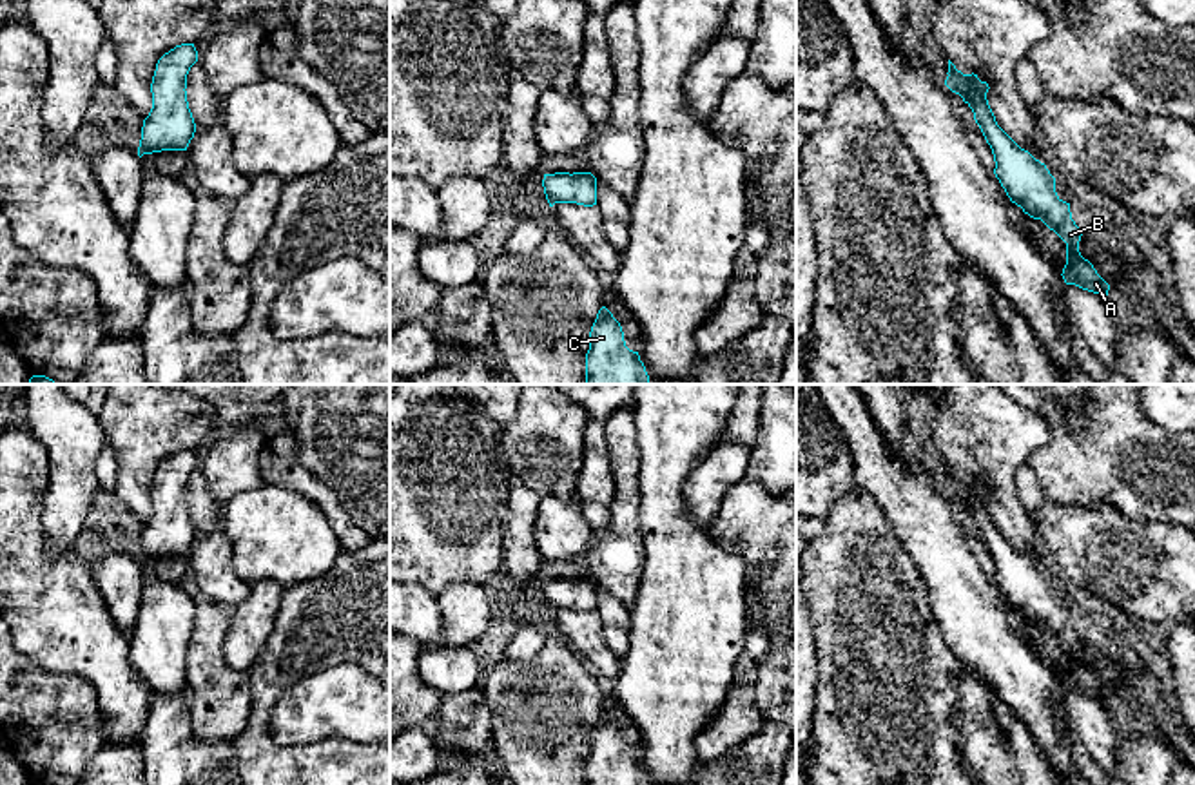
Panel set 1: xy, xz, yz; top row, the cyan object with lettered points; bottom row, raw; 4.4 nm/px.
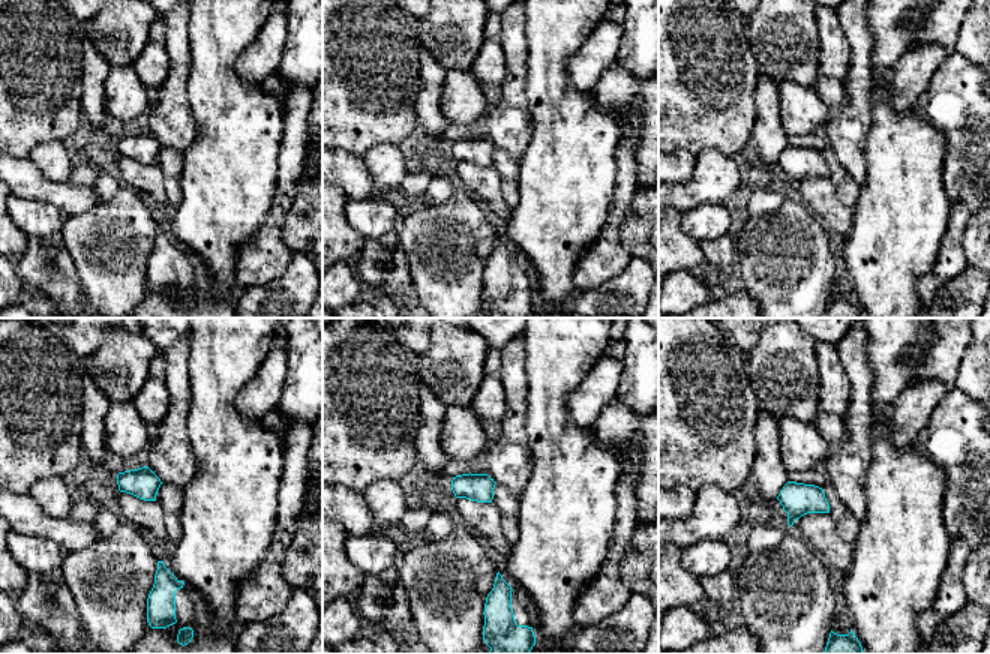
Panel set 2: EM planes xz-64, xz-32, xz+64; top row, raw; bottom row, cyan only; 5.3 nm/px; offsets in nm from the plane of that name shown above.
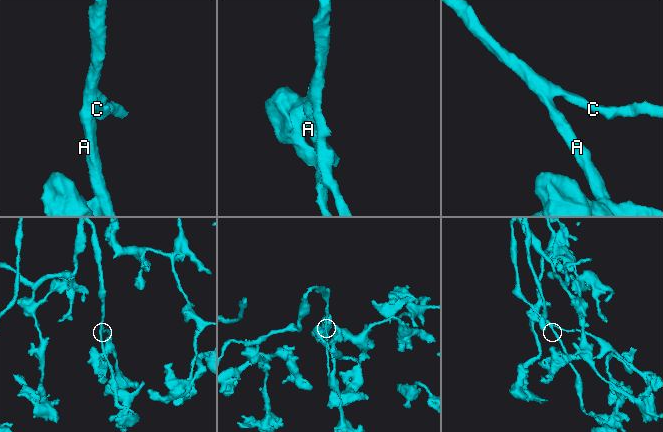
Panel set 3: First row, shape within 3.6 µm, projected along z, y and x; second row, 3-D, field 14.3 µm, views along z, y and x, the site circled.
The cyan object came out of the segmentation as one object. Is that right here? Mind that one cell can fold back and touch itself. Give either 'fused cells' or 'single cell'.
single cell

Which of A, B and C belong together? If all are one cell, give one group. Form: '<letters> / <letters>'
A B C

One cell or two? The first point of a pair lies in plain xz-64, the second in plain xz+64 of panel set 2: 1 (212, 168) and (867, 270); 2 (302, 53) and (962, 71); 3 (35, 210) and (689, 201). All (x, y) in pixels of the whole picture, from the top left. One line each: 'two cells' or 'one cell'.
1: one cell
2: two cells
3: two cells

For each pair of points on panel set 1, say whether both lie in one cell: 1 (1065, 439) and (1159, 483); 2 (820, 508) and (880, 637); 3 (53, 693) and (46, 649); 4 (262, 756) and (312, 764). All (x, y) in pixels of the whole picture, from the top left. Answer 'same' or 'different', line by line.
1: same
2: different
3: different
4: same

